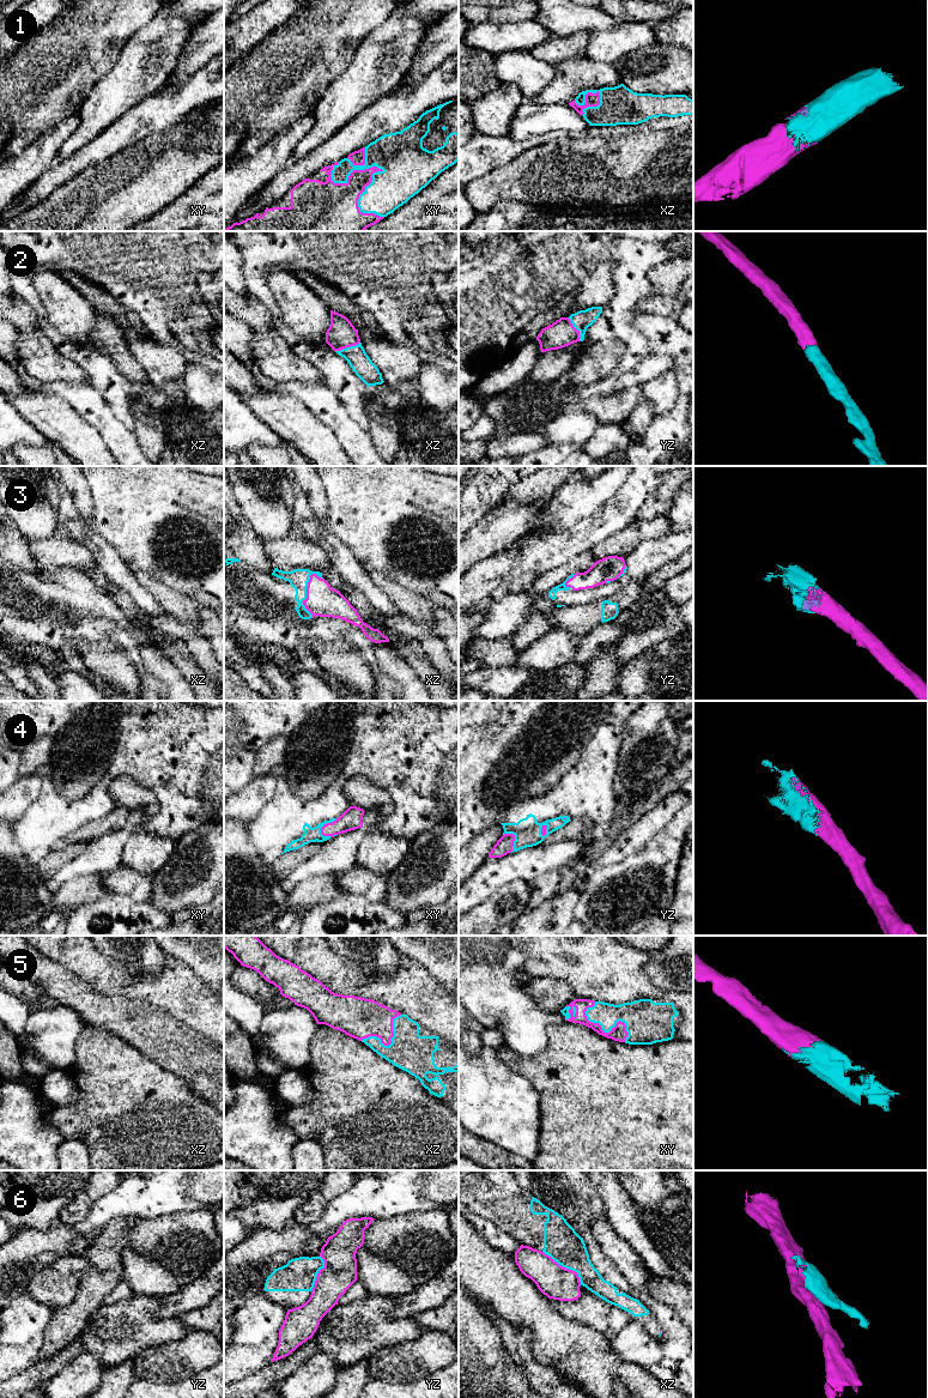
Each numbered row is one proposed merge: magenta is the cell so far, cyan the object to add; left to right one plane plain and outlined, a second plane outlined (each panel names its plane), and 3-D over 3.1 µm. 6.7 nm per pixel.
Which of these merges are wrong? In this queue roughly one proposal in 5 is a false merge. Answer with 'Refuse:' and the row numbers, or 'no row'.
Refuse: 6

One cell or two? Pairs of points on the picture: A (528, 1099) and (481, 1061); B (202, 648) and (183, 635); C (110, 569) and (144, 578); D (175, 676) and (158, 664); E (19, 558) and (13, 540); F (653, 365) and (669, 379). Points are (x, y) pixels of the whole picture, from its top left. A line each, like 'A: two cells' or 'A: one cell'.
A: one cell
B: one cell
C: two cells
D: one cell
E: one cell
F: two cells

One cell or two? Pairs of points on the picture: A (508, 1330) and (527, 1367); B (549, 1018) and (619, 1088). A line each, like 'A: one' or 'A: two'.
A: one
B: two

